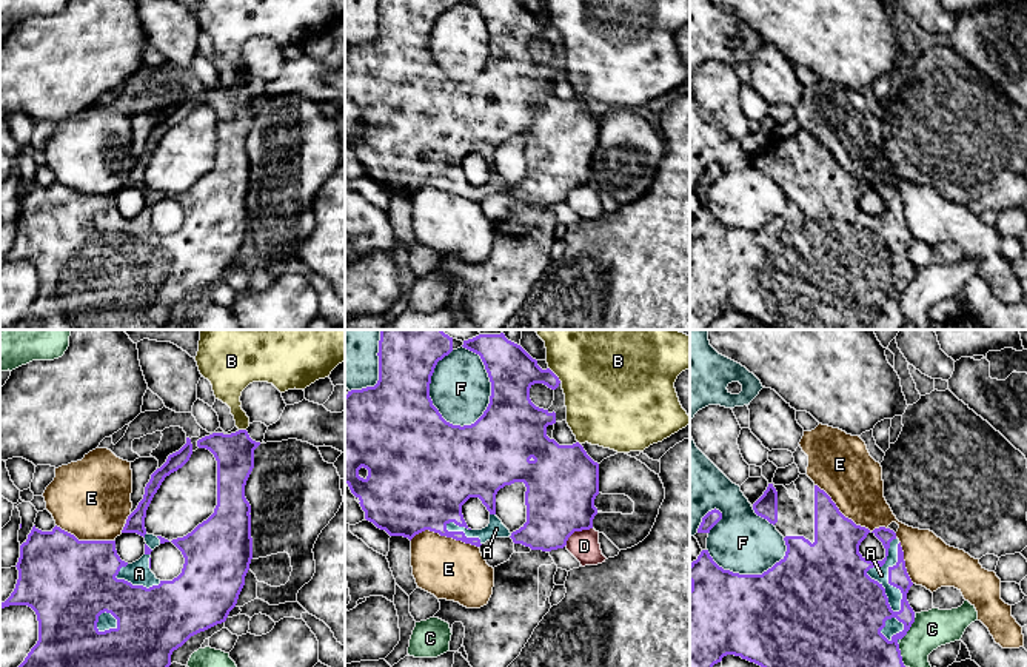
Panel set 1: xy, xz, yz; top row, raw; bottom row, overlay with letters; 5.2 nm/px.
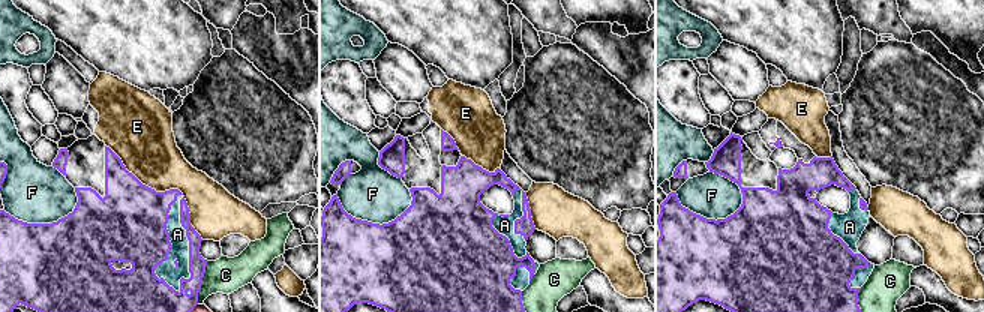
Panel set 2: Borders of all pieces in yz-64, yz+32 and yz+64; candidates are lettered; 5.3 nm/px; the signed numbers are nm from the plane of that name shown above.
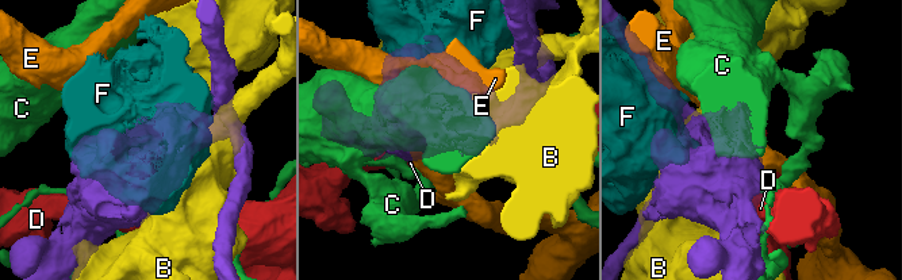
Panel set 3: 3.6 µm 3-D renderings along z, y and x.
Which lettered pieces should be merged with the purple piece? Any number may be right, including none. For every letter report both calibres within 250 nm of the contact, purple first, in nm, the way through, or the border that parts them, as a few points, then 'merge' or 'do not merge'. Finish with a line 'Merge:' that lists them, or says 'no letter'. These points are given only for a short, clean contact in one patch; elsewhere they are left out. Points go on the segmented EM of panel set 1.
A: 480 nm thick on the purple side, 80 nm on the other; merge
B: 240 nm thick on the purple side, 480 nm on the other; do not merge
C: 240 nm thick on the purple side, 200 nm on the other; do not merge
D: 360 nm thick on the purple side, 160 nm on the other; do not merge
E: 300 nm thick on the purple side, 300 nm on the other; do not merge
F: 360 nm thick on the purple side, 320 nm on the other; do not merge
Merge: A

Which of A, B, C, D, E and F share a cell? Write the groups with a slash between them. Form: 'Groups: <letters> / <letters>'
Groups: A / B / C / D / E / F

